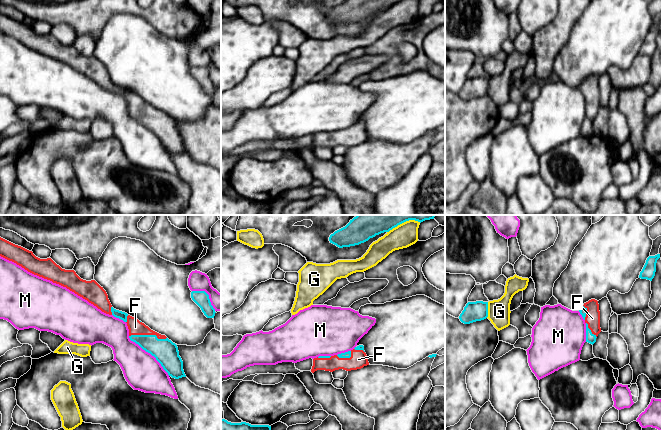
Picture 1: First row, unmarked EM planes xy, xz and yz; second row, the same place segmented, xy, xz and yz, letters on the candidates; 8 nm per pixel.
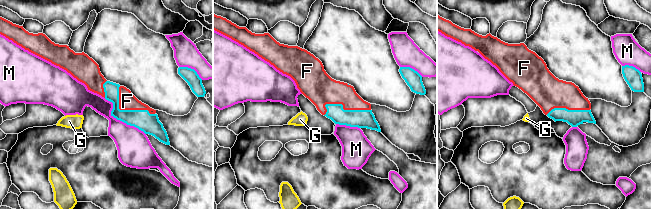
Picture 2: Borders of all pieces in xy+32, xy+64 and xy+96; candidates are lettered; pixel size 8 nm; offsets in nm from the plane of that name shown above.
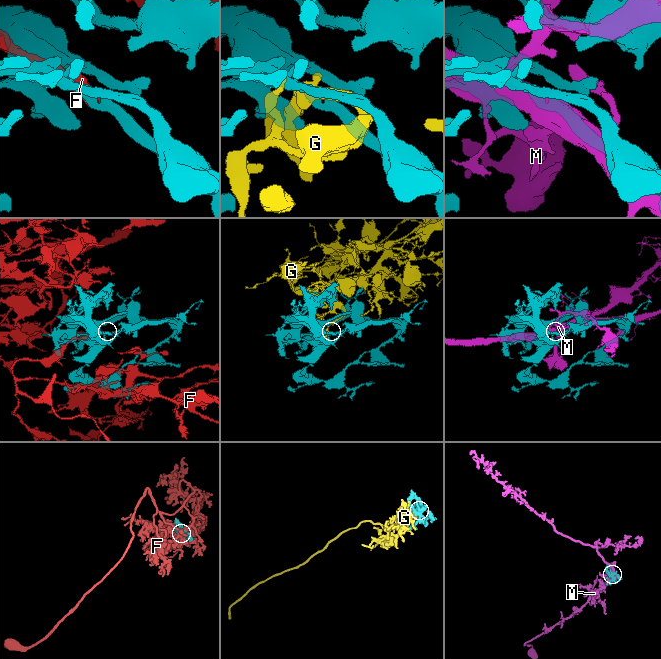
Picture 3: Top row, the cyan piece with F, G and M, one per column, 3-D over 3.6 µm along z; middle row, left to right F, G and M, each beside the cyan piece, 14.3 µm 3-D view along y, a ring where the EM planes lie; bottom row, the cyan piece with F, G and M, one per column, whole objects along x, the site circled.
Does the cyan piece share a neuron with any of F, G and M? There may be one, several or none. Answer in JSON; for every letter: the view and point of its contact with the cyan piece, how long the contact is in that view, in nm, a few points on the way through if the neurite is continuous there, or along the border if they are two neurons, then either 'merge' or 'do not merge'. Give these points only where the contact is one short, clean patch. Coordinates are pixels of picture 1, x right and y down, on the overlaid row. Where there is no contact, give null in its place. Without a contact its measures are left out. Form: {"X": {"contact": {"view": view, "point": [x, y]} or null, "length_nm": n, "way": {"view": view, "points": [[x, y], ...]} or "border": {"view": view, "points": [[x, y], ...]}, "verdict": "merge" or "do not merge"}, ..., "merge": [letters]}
{"F": {"contact": {"view": "xy", "point": [148, 335]}, "length_nm": 300, "verdict": "merge"}, "G": {"contact": {"view": "yz", "point": [487, 310]}, "length_nm": 130, "verdict": "do not merge"}, "M": {"contact": {"view": "xy", "point": [150, 353]}, "length_nm": 460, "verdict": "do not merge"}, "merge": ["F"]}

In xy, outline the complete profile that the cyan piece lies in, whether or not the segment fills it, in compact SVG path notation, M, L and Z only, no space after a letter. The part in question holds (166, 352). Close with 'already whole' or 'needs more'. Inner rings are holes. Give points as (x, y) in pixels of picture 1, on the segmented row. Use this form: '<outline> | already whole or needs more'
M1 237L0 256L34 275L66 287L102 312L123 320L127 323L130 340L154 356L169 376L175 379L186 377L177 345L165 335L151 330L137 318L114 309L106 291L95 280L83 280L74 270L62 269L51 258L40 259L32 251Z | needs more

